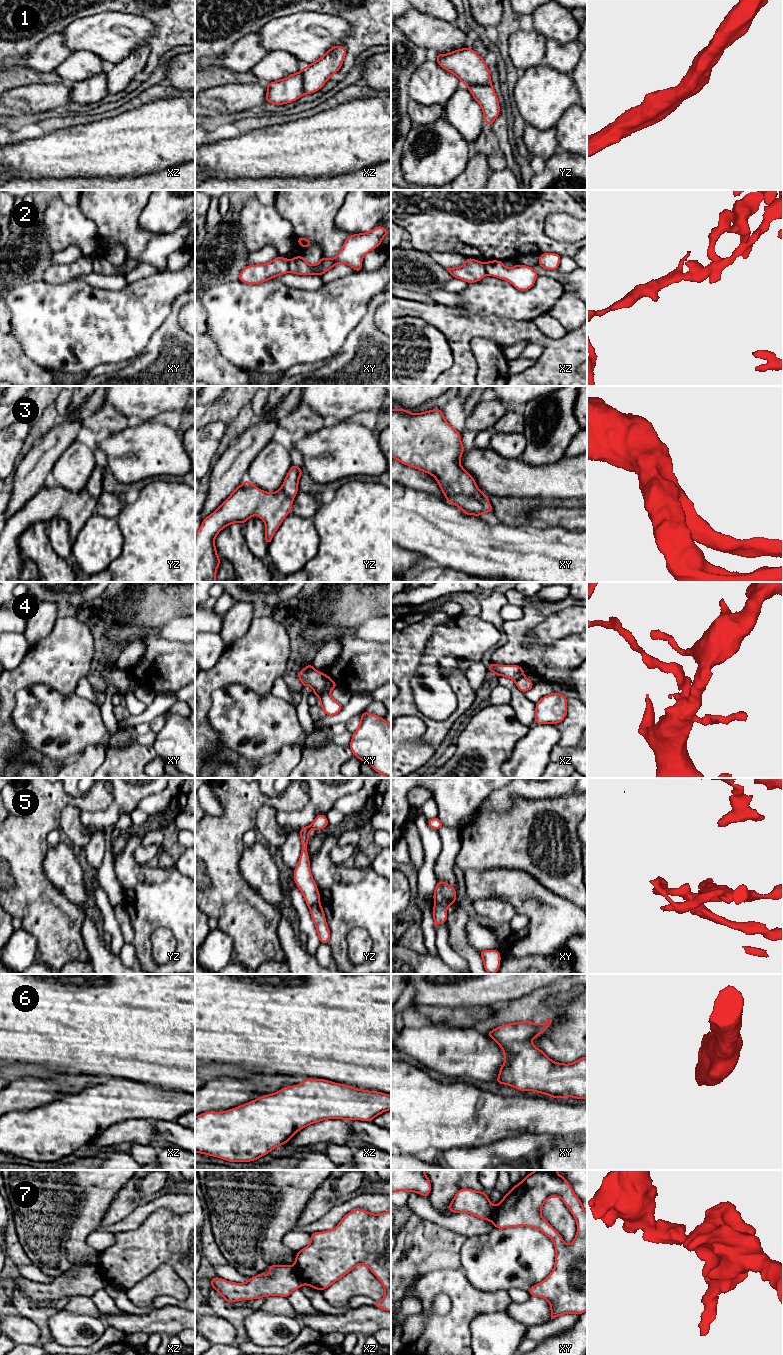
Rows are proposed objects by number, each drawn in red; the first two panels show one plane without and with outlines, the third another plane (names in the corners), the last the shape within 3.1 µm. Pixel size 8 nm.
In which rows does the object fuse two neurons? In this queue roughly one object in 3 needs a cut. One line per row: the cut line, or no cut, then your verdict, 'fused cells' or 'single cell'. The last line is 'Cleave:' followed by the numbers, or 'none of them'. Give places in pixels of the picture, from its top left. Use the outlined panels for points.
1: cut in yz along (466, 84), (489, 84), (491, 86); fused cells
2: cut in xy along (288, 260), (289, 271); fused cells
3: no cut; single cell
4: cut in xy along (324, 674), (324, 690), (319, 697); fused cells
5: cut in xy along (435, 902), (446, 907); fused cells
6: no cut; single cell
7: cut in xz along (293, 1267), (302, 1283); fused cells
Cleave: 1, 2, 4, 5, 7

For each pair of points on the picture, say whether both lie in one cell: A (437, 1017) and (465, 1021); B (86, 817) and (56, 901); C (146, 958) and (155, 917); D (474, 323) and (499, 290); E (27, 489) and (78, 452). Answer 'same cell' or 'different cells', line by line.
A: same cell
B: different cells
C: same cell
D: different cells
E: different cells

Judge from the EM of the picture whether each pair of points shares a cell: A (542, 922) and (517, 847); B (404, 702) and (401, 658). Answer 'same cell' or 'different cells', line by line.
A: different cells
B: same cell

